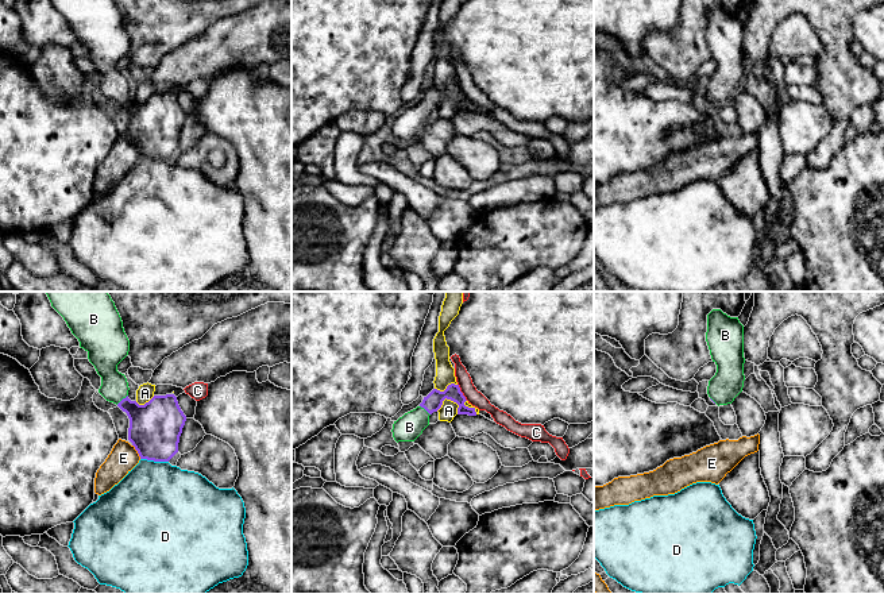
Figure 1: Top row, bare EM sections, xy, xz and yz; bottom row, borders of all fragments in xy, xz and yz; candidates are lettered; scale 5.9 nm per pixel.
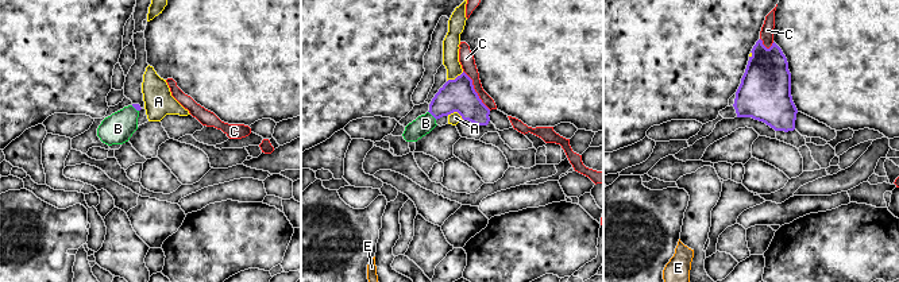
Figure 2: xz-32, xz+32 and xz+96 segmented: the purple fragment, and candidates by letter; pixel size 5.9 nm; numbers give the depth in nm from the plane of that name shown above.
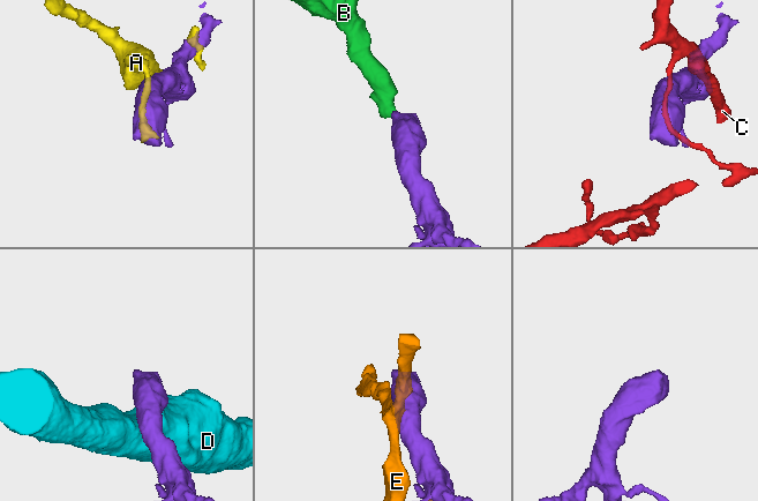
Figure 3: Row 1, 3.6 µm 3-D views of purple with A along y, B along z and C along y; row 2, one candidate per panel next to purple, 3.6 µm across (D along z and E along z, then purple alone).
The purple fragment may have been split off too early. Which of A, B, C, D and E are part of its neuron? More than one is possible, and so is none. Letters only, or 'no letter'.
B

